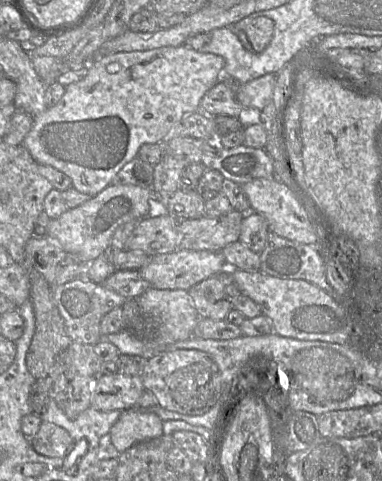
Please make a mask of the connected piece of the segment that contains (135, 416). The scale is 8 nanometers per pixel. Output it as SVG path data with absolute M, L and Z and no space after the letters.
M131 408L122 411L108 434L114 447L123 453L137 443L163 435L163 421L154 413Z

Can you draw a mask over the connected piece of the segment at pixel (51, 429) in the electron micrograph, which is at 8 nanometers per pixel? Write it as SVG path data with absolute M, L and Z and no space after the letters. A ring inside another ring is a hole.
M43 421L31 441L38 454L46 457L60 457L71 445L72 438L64 428L52 422Z

